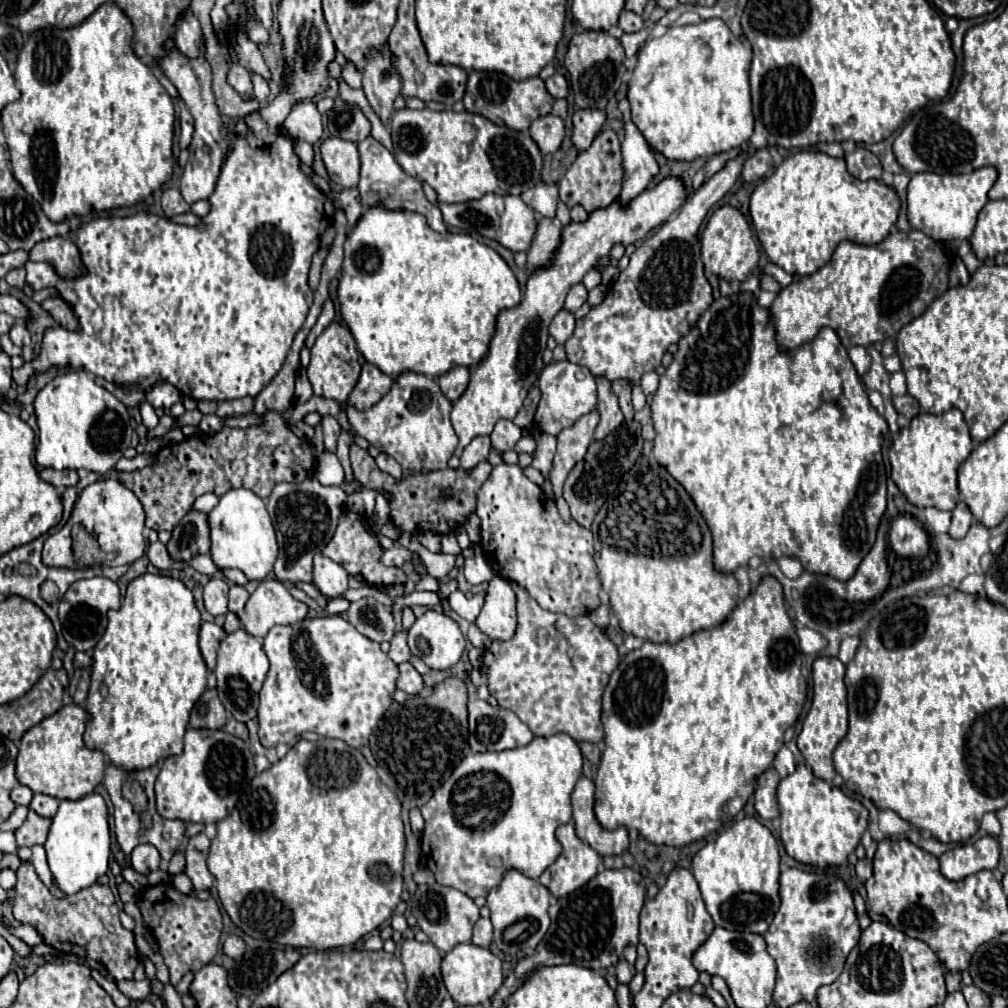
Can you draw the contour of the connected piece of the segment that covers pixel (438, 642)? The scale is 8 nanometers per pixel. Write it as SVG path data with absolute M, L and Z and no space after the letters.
M427 609L421 617L417 617L413 627L409 629L409 645L411 645L413 655L423 659L431 669L447 669L459 661L459 657L465 649L465 637L463 637L457 621L451 619L447 613Z

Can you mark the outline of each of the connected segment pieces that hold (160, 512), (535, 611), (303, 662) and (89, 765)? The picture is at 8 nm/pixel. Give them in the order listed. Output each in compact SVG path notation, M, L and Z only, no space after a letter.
M317 287L309 315L299 333L295 335L295 341L291 345L283 369L255 397L255 413L261 415L263 425L251 425L247 429L223 427L211 437L207 435L187 437L177 445L169 445L165 453L163 451L157 453L155 463L131 473L117 473L119 481L127 489L131 489L143 503L147 513L145 525L149 529L173 531L175 525L185 517L185 513L191 511L195 499L201 497L203 493L223 495L229 489L245 487L255 495L259 495L261 499L267 499L277 483L299 483L313 473L315 459L311 455L309 443L299 439L289 429L281 413L293 405L293 387L295 387L295 371L299 369L299 351L305 345L305 337L309 329L315 325L325 299L327 291L325 289L321 291Z
M515 583L511 587L517 593L517 629L507 641L493 641L489 647L491 661L481 665L481 671L487 675L489 693L497 699L499 707L513 711L535 737L551 737L557 733L567 733L573 741L599 743L603 739L601 725L601 695L607 687L609 675L619 665L617 647L609 641L603 629L593 625L587 615L567 617L545 611L537 605L527 591Z
M327 615L327 617L315 617L315 619L303 619L301 623L295 623L295 625L289 625L289 627L273 627L267 637L263 639L263 647L265 647L265 653L271 661L271 667L267 671L267 677L265 677L265 683L263 683L263 689L259 693L259 709L257 709L257 719L259 719L259 739L261 739L261 745L263 747L275 747L279 743L291 743L295 741L297 735L305 733L305 731L313 731L321 737L331 737L331 739L341 739L345 741L347 745L359 749L363 745L367 745L369 741L369 735L375 731L375 727L379 725L381 717L385 715L385 711L393 705L393 691L397 689L395 681L399 677L399 669L397 665L389 659L387 653L381 651L379 643L377 641L371 641L367 639L365 635L361 635L349 621L345 621L341 615Z
M63 705L57 713L45 717L39 725L31 727L19 745L19 757L17 757L17 777L23 785L27 785L33 793L45 793L55 799L79 799L85 797L87 793L93 793L95 787L101 783L103 773L105 773L105 755L97 749L87 749L83 743L83 733L85 725L89 721L89 713L75 705Z

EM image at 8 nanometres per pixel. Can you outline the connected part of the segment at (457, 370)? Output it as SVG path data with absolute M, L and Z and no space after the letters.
M463 365L453 367L453 369L447 371L445 375L441 375L441 377L437 379L437 383L439 383L439 387L443 389L443 393L445 393L447 399L457 401L457 399L463 395L463 391L467 389L467 385L469 385L469 369L463 367Z

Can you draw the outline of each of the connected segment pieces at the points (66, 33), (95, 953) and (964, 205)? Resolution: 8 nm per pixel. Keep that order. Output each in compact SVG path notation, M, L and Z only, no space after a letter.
M105 3L101 5L91 17L87 17L81 25L71 27L71 29L39 29L31 33L19 53L17 67L15 67L15 83L17 89L21 91L21 99L7 105L1 115L1 125L3 133L7 139L9 155L11 155L11 167L13 167L13 177L21 183L21 187L35 199L35 203L41 205L43 213L59 223L69 217L81 217L91 211L109 211L115 207L133 207L153 191L157 191L163 183L167 183L173 175L174 157L171 153L174 137L175 109L174 100L165 91L165 87L157 81L153 71L143 65L137 55L131 49L131 37L133 37L133 25L125 17L125 13L115 5L115 3Z
M25 861L17 869L17 885L13 897L13 917L19 923L29 923L37 929L47 945L65 955L77 955L95 959L105 965L115 981L133 979L133 971L139 963L135 937L119 921L119 909L109 885L93 883L75 895L57 899L37 877L33 863Z
M981 167L965 175L915 173L907 187L907 219L911 227L937 241L969 239L971 229L975 229L975 217L987 203L987 193L993 187L995 179L997 171L993 167Z

